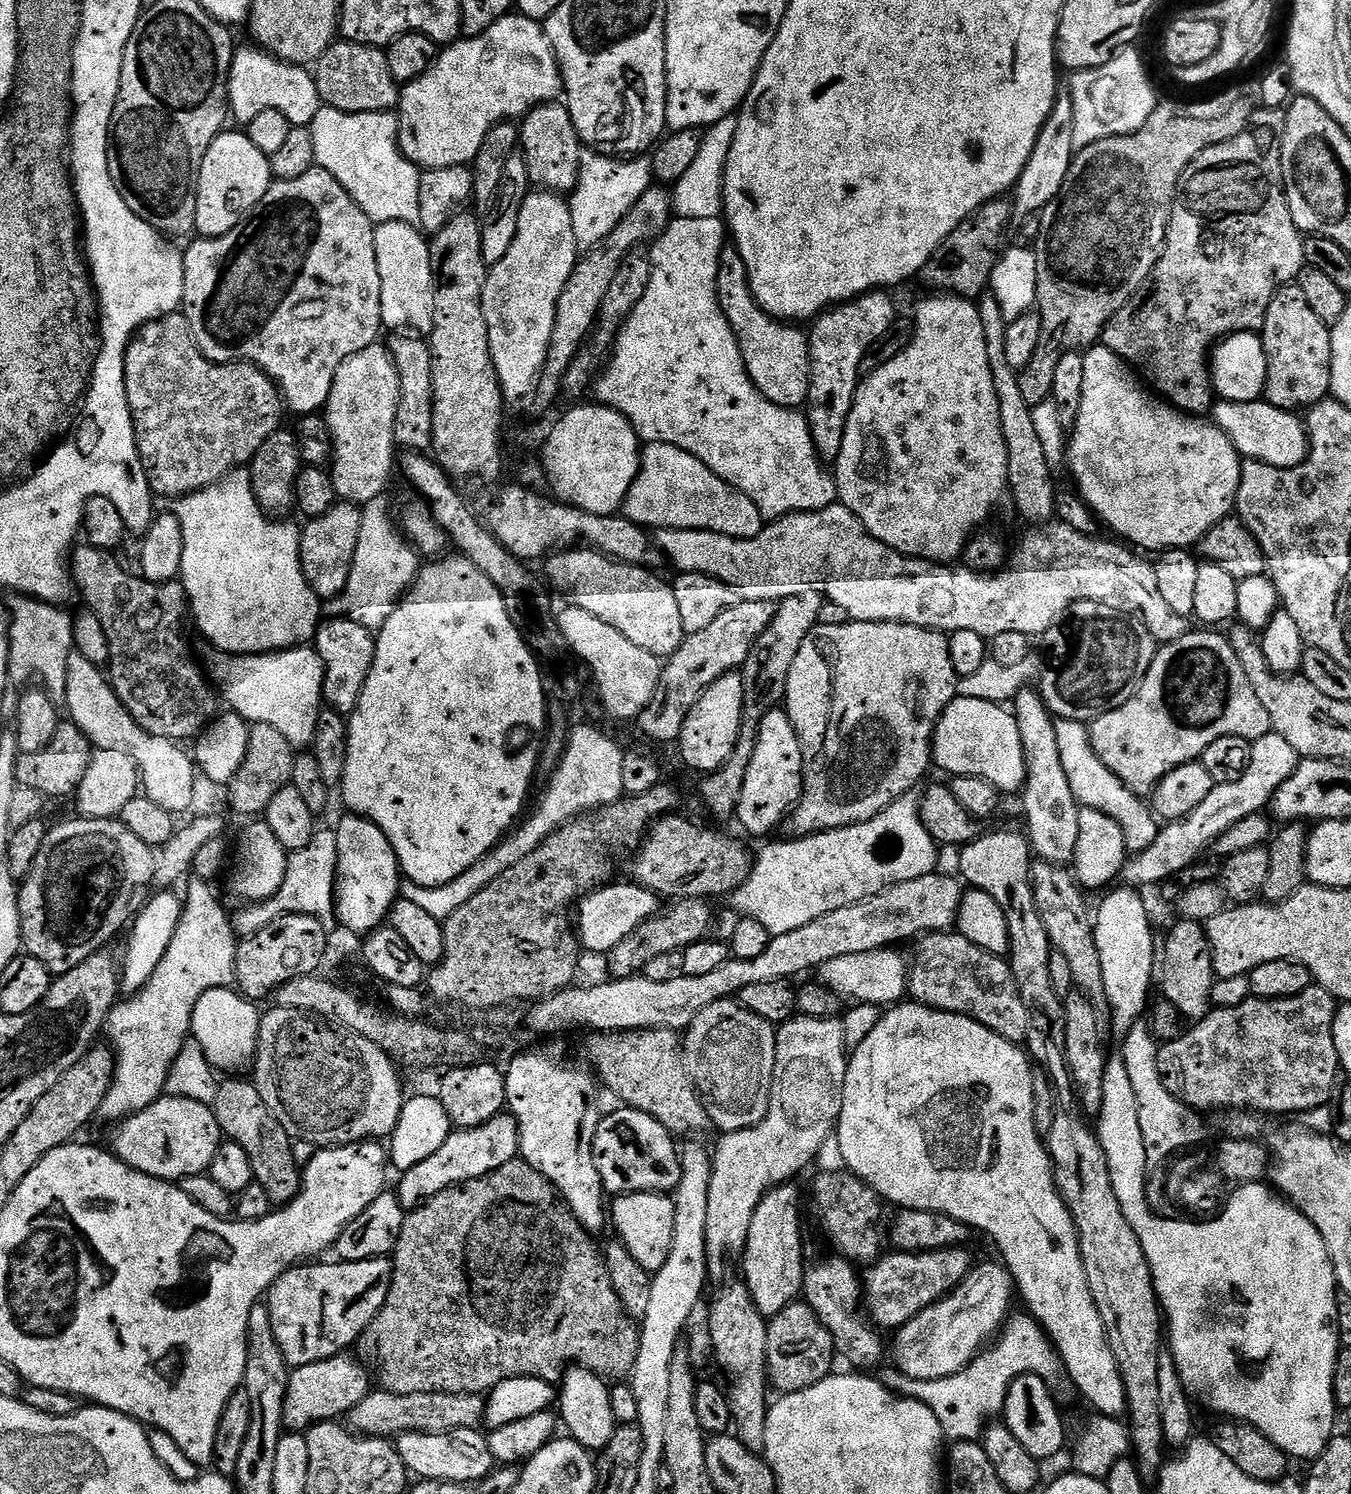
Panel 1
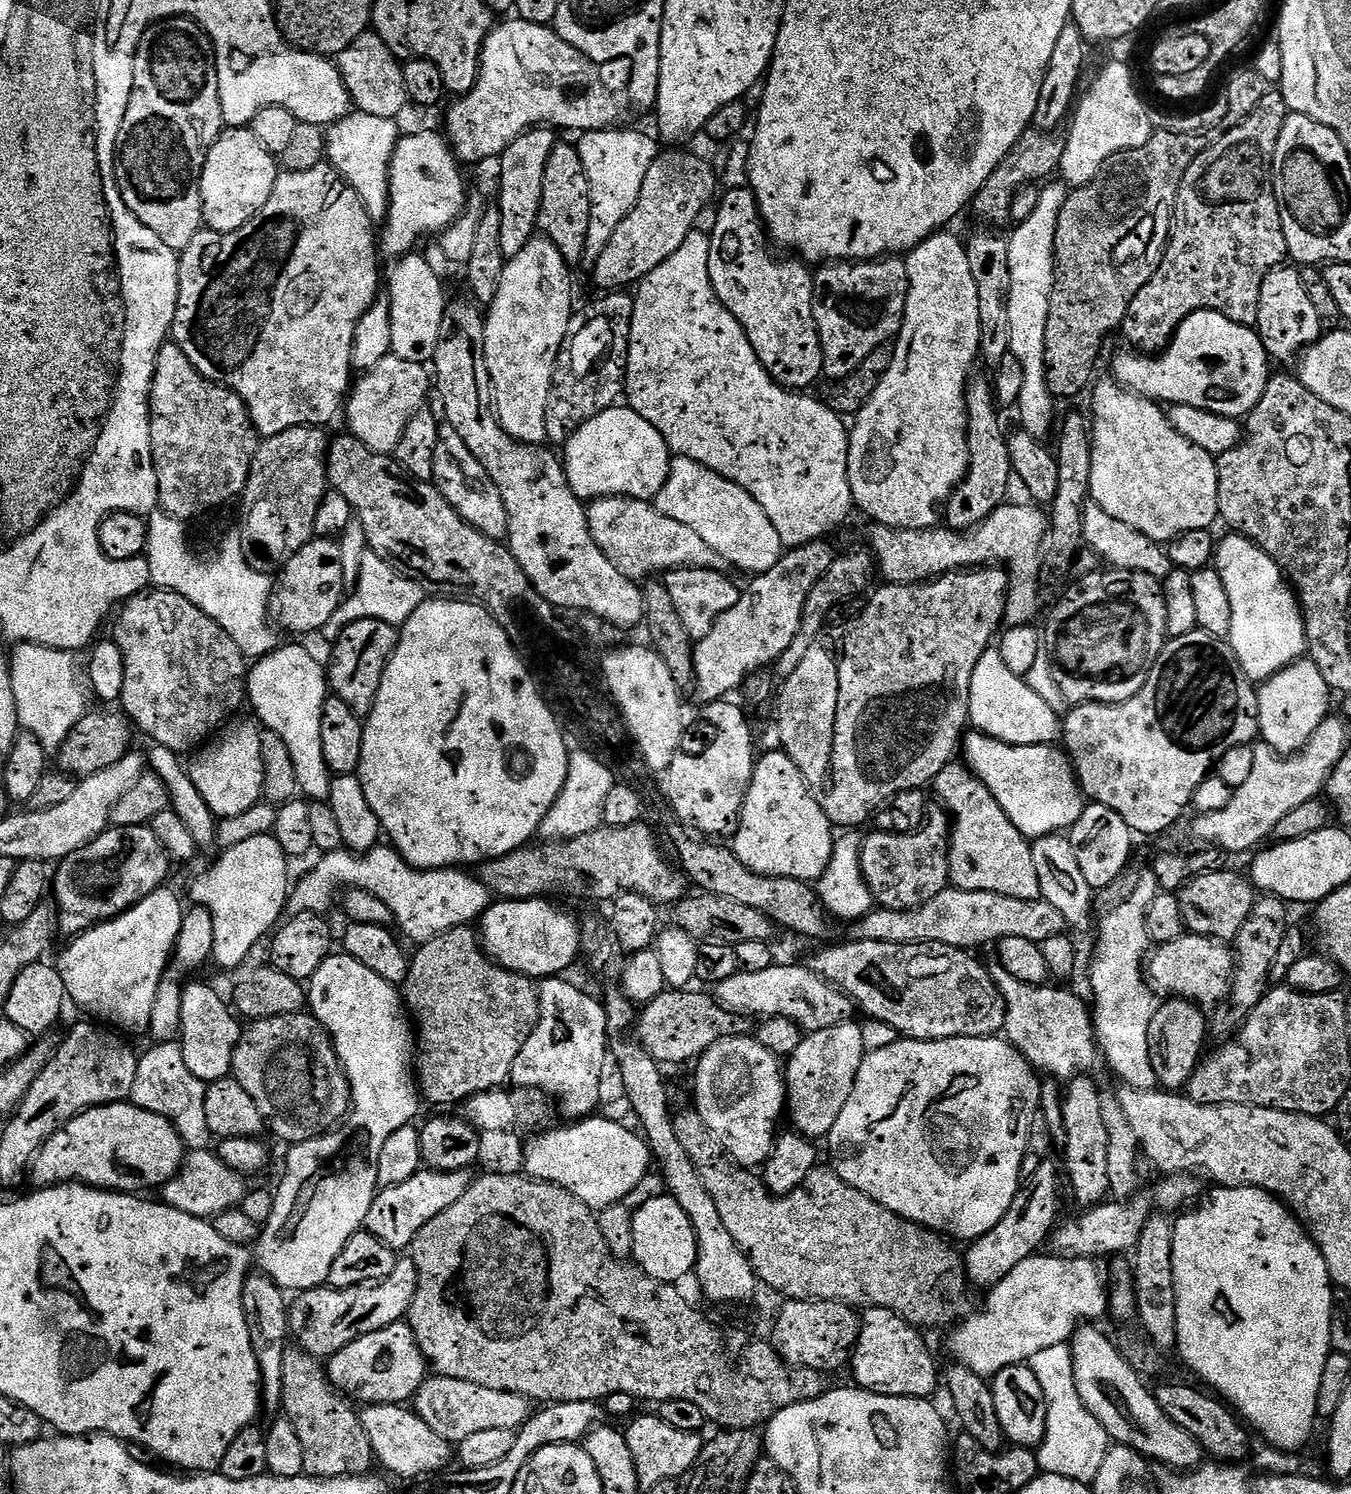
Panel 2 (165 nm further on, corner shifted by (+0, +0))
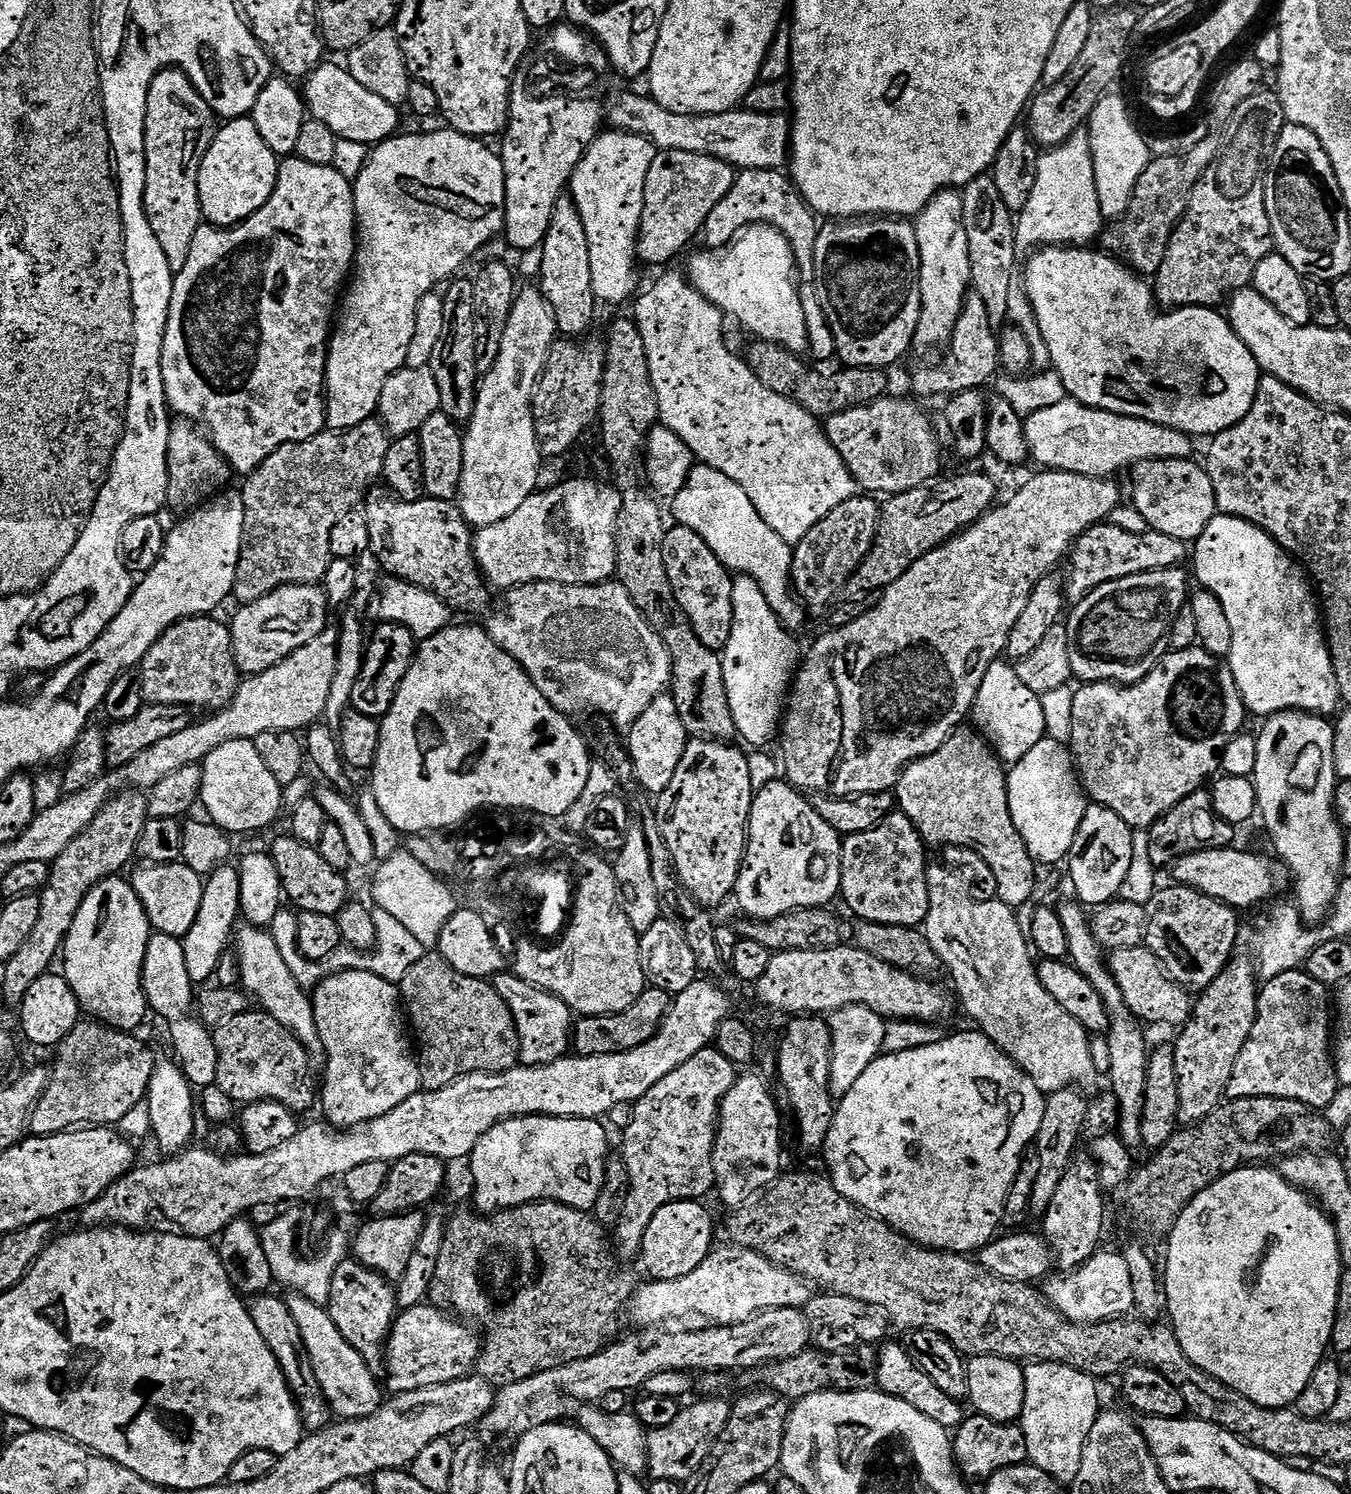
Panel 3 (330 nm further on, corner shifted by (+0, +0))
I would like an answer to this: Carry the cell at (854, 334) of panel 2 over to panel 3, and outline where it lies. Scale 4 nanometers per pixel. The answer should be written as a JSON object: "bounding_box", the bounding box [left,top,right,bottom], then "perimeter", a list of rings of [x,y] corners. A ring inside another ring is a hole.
{"bounding_box":[814,218,920,369],"perimeter":[[[853,218],[851,220],[833,219],[831,222],[825,223],[818,234],[818,242],[814,246],[814,270],[816,271],[816,289],[818,290],[818,298],[822,302],[822,310],[826,310],[826,318],[830,330],[834,330],[834,342],[836,343],[836,356],[841,365],[849,368],[882,368],[891,369],[891,364],[896,364],[908,352],[908,347],[913,347],[916,339],[916,327],[918,326],[918,318],[920,317],[920,251],[918,250],[918,238],[916,237],[916,225],[904,218]]]}

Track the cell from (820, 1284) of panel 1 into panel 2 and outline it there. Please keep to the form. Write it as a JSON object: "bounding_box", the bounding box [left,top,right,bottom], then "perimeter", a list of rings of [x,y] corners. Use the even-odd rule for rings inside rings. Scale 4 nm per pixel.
{"bounding_box":[850,1308,938,1400],"perimeter":[[[865,1308],[860,1317],[860,1333],[856,1348],[852,1351],[850,1369],[855,1387],[866,1392],[926,1400],[935,1397],[938,1388],[936,1360],[924,1341],[925,1333],[902,1317],[885,1308]]]}

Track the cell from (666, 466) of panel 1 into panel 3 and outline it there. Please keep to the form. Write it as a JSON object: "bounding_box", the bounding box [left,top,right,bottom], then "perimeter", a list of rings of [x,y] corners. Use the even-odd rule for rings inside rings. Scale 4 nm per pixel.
{"bounding_box":[670,463,810,634],"perimeter":[[[697,463],[690,478],[686,478],[686,486],[671,497],[670,504],[676,515],[675,523],[699,534],[729,572],[754,578],[784,627],[793,634],[800,634],[810,616],[792,587],[793,545],[778,538],[778,534],[762,522],[762,514],[754,510],[754,502],[750,502],[746,490],[742,490],[734,478],[726,478],[726,474]]]}

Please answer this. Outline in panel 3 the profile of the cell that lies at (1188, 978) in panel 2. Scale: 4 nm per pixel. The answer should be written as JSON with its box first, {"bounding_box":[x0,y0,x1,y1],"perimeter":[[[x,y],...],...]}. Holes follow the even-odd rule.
{"bounding_box":[1106,946,1194,1026],"perimeter":[[[1147,946],[1114,950],[1107,957],[1106,963],[1108,969],[1112,971],[1112,976],[1118,982],[1118,990],[1122,990],[1122,998],[1126,1006],[1130,1006],[1137,1020],[1145,1025],[1183,1026],[1192,1017],[1194,1000],[1188,989],[1182,987],[1181,984],[1176,984],[1166,975],[1163,964]]]}

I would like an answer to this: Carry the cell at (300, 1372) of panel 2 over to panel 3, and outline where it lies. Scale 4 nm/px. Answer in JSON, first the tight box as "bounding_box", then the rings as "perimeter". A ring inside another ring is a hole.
{"bounding_box":[251,1294,330,1433],"perimeter":[[[261,1294],[251,1301],[252,1321],[254,1326],[258,1326],[258,1334],[262,1334],[266,1346],[270,1346],[278,1366],[284,1372],[284,1380],[288,1383],[290,1391],[292,1391],[296,1407],[300,1409],[300,1419],[303,1427],[309,1433],[318,1432],[321,1428],[327,1428],[330,1423],[328,1402],[318,1386],[318,1378],[312,1369],[306,1346],[302,1342],[302,1330],[298,1330],[298,1322],[294,1322],[287,1303],[283,1299],[279,1300],[278,1297],[272,1295]]]}

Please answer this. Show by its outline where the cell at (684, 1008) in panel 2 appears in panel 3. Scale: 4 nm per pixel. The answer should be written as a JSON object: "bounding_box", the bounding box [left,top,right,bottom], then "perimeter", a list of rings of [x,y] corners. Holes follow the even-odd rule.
{"bounding_box":[571,987,674,1056],"perimeter":[[[645,987],[642,994],[638,994],[638,1002],[626,1010],[613,1016],[580,1016],[572,1029],[571,1047],[578,1056],[601,1056],[602,1054],[618,1054],[629,1052],[642,1042],[650,1042],[659,1030],[660,1024],[672,1008],[674,996],[666,990],[656,987]]]}

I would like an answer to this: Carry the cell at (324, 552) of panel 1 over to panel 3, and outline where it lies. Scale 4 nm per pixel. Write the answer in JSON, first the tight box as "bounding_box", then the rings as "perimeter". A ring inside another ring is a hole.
{"bounding_box":[230,584,330,677],"perimeter":[[[287,584],[258,598],[258,602],[240,604],[237,609],[232,620],[230,619],[232,649],[234,650],[234,662],[245,677],[257,676],[278,666],[278,662],[290,658],[290,654],[294,654],[294,650],[302,650],[302,646],[306,646],[306,642],[314,642],[314,638],[318,638],[318,634],[322,634],[330,624],[328,596],[323,587],[314,584]]]}

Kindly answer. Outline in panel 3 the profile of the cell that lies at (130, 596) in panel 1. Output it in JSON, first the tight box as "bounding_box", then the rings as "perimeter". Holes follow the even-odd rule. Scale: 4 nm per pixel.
{"bounding_box":[138,615,242,714],"perimeter":[[[207,615],[180,620],[150,646],[146,658],[138,665],[147,703],[189,710],[205,708],[208,714],[215,714],[232,703],[242,683],[242,673],[234,662],[232,630],[225,621],[223,624],[212,619],[216,618]]]}

